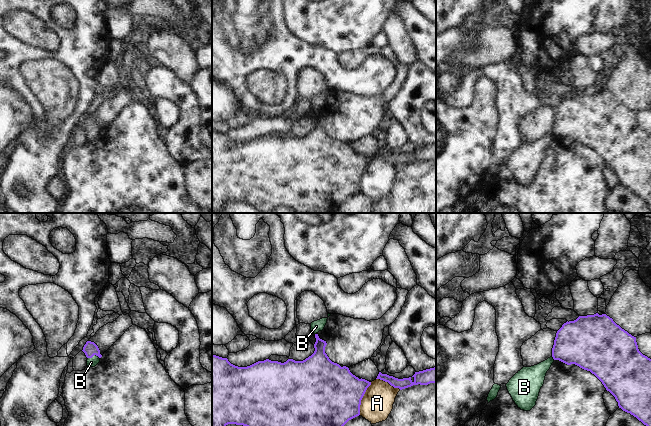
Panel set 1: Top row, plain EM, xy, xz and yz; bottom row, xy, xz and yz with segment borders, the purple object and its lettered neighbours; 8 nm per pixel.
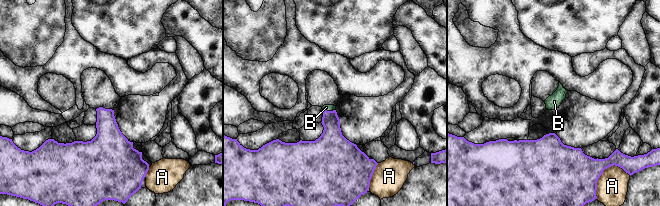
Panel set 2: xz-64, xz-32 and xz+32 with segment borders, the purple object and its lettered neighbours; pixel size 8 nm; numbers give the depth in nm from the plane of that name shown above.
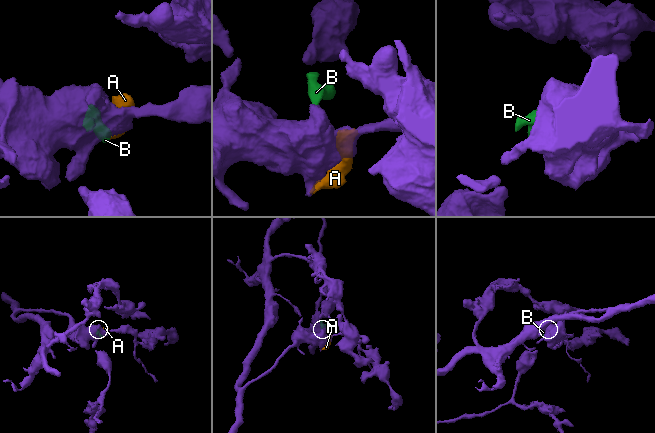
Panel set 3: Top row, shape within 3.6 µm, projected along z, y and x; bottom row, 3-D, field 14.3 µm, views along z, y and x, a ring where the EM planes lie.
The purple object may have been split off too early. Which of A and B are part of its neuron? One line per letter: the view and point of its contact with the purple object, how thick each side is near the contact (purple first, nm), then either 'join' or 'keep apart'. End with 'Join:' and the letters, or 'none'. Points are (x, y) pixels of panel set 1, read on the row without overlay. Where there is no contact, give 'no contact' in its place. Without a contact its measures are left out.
A: xz (362, 173) | 480/260 nm | keep apart
B: xy (93, 131) | 120/80 nm | join
Join: B

